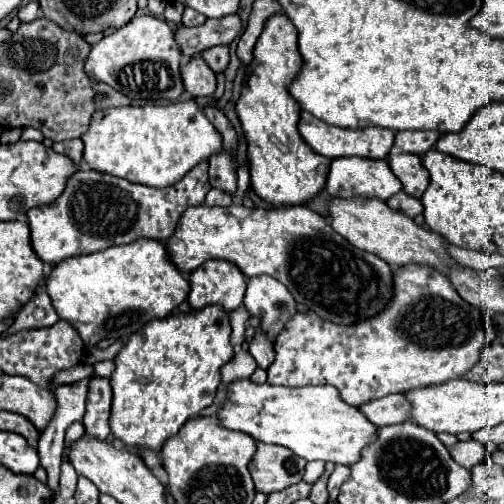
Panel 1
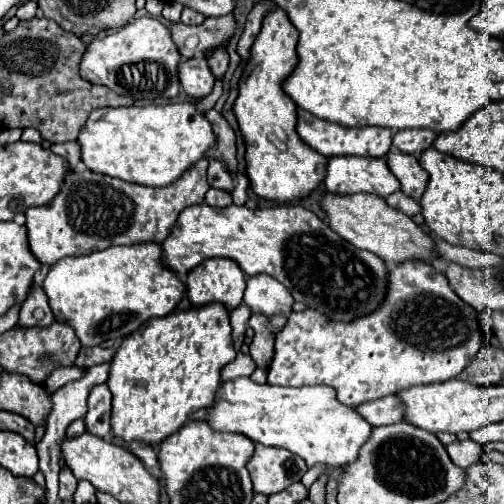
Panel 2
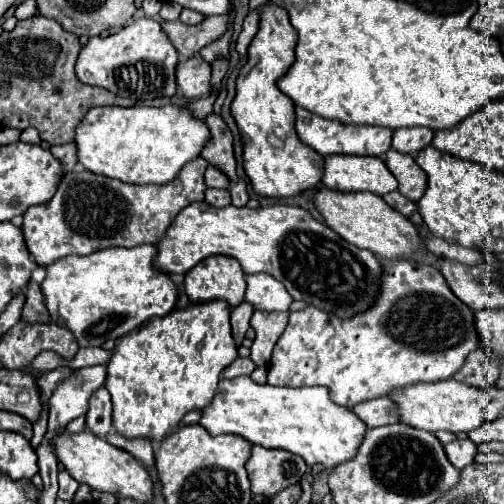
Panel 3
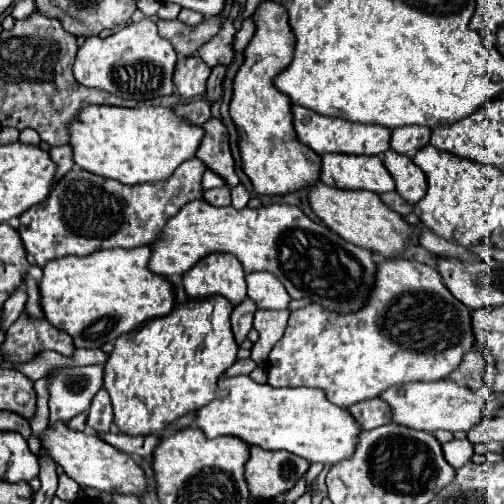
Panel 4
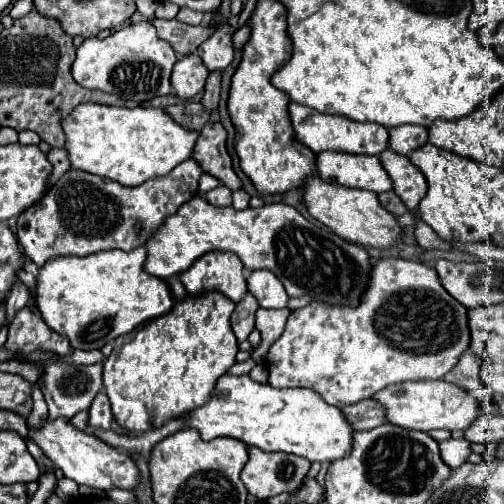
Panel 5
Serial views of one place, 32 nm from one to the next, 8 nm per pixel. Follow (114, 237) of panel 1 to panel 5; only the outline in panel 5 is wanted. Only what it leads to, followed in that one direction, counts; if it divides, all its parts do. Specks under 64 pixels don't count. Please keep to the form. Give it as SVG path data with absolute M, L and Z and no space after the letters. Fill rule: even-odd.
M186 160L168 176L152 178L136 188L124 188L122 184L88 172L68 170L38 204L18 216L18 242L22 252L36 266L44 266L44 262L56 256L88 256L114 248L130 252L142 246L144 238L148 238L164 218L176 212L180 204L198 194L200 176L202 170L194 160ZM136 222L142 222L142 230L134 228Z

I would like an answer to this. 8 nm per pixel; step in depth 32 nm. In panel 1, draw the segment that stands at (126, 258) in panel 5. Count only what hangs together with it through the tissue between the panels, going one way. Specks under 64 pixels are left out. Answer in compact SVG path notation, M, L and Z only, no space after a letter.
M136 240L136 244L66 258L46 276L46 292L56 314L76 328L86 346L106 338L128 338L152 318L166 318L188 298L188 288L188 280L168 260L166 246L158 240Z

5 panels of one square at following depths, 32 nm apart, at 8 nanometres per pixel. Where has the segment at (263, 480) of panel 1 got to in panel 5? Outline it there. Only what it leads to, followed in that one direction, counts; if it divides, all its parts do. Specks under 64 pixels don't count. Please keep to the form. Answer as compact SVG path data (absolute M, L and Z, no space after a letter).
M248 448L248 462L242 468L240 478L248 488L248 494L258 500L268 500L282 492L294 492L310 470L310 462L300 456L288 456L284 452L260 452Z

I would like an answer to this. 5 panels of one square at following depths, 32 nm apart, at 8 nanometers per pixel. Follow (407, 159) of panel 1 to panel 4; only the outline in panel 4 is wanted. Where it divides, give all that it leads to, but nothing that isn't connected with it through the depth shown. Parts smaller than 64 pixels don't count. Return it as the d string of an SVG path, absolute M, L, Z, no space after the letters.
M394 150L384 152L384 166L396 182L396 192L408 200L410 206L416 206L420 198L426 194L426 176L424 172L412 164L410 156L398 154Z

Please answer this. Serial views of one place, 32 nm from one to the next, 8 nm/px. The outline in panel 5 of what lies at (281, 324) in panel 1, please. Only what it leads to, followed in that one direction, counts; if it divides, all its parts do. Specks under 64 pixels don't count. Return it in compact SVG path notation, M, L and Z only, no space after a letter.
M254 270L248 276L248 290L262 308L286 308L288 294L276 274L270 270Z

